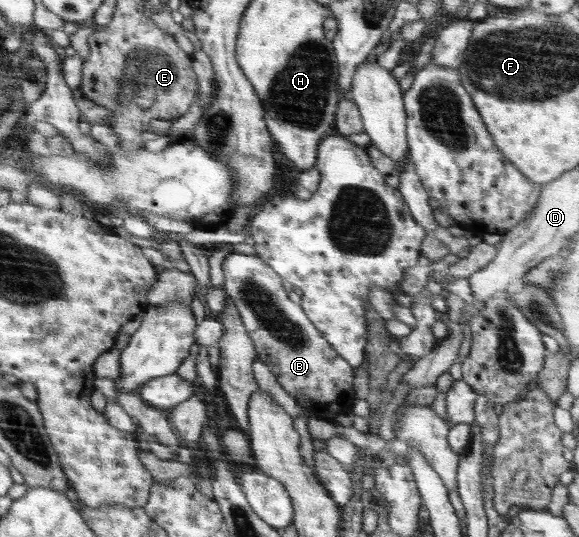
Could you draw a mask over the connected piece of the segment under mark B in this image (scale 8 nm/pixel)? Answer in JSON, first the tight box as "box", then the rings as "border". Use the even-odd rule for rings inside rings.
{"box":[221,253,359,420],"border":[[[232,253],[221,261],[221,276],[224,291],[232,299],[241,322],[247,330],[247,335],[253,342],[256,358],[261,359],[273,372],[279,385],[289,393],[304,408],[311,417],[335,420],[339,414],[345,414],[354,408],[355,379],[359,379],[359,366],[350,364],[335,349],[331,348],[329,341],[311,323],[300,305],[289,299],[287,287],[282,285],[282,277],[257,255],[245,253]]]}

